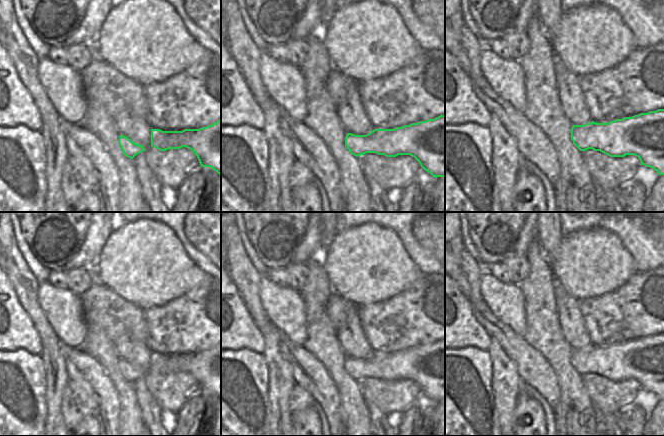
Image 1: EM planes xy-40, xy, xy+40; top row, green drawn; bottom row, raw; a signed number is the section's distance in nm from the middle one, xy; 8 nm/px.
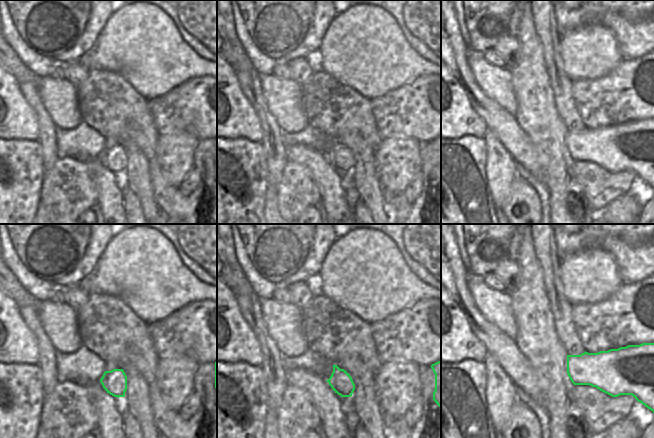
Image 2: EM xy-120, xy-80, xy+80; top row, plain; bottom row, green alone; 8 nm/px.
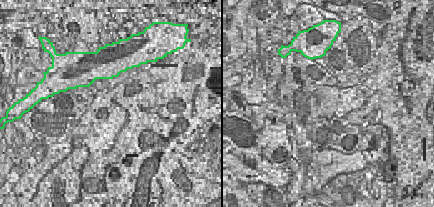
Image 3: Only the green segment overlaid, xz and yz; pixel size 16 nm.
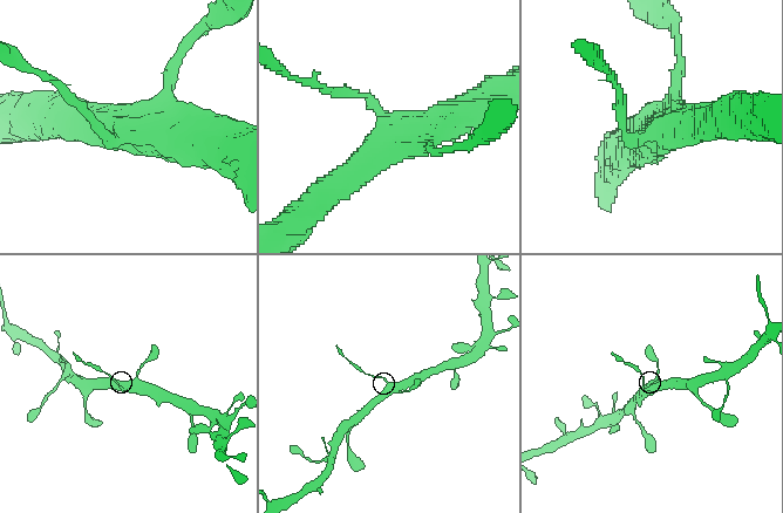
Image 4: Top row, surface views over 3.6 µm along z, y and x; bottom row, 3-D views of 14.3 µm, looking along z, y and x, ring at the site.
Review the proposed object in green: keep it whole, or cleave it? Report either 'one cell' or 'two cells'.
two cells

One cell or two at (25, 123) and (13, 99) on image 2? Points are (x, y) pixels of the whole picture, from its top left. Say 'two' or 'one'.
one

